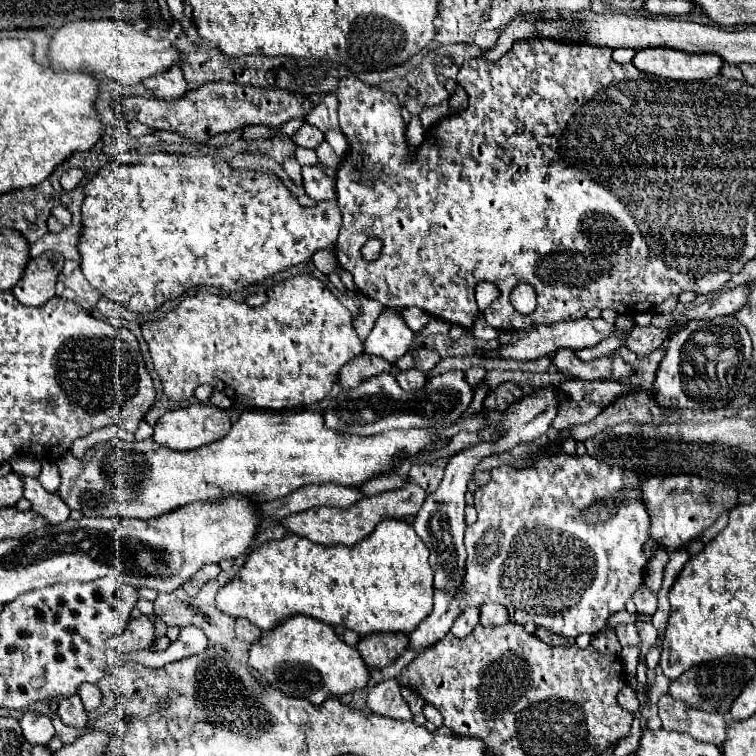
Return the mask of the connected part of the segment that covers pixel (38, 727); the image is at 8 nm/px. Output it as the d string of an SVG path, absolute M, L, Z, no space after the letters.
M24 712L20 720L22 736L28 744L46 744L54 736L54 728L48 716L44 714L34 714L34 712Z

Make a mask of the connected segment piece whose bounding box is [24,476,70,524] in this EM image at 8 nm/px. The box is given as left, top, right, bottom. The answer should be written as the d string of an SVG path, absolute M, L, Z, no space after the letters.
M24 478L24 496L32 504L30 510L42 516L48 524L60 524L70 516L70 508L56 494L44 490L36 478Z

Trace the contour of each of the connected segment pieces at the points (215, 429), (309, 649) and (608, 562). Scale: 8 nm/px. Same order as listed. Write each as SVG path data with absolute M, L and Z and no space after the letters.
M196 402L178 410L168 410L164 416L160 416L156 422L154 440L160 446L168 446L172 450L192 450L192 448L200 448L200 446L206 446L210 442L224 438L228 430L230 430L230 418L226 414L222 414L216 408Z
M304 614L286 618L276 628L262 632L248 654L248 666L270 686L276 686L288 696L310 700L312 704L322 704L332 696L354 694L368 684L368 670L356 648L344 644L332 626Z
M564 452L552 458L538 458L530 468L502 464L490 472L490 482L474 492L478 520L466 526L466 578L464 598L452 600L442 590L434 592L434 608L424 622L408 636L408 648L428 648L446 636L460 606L500 602L506 606L512 622L534 622L554 634L576 638L580 634L598 634L608 618L624 610L626 600L644 582L648 558L644 544L650 538L650 516L642 502L640 474L610 466L590 454L570 456Z

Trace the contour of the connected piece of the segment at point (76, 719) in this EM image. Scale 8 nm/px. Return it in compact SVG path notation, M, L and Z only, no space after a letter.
M74 694L72 698L58 698L58 716L66 726L80 728L82 732L92 730L92 726L88 726L88 716L78 694Z

